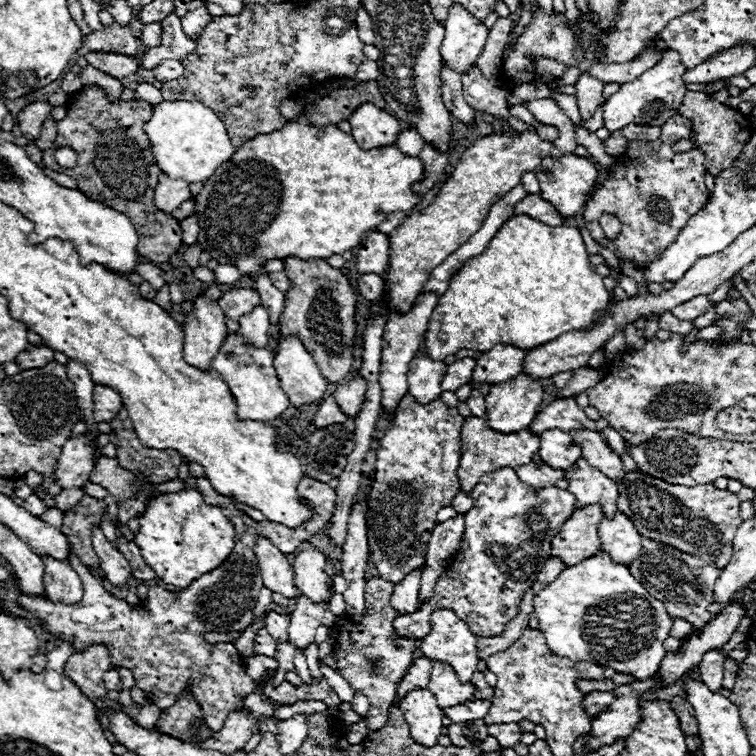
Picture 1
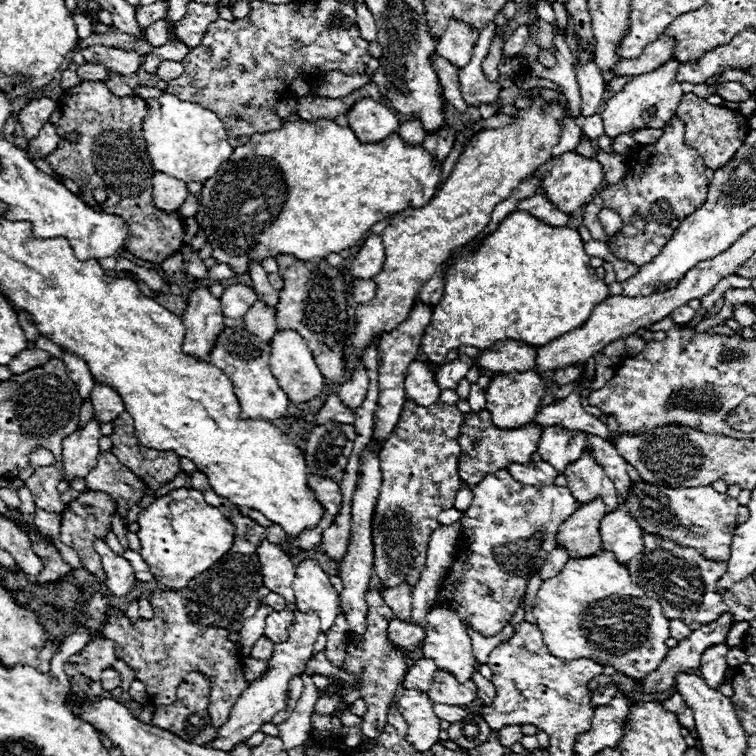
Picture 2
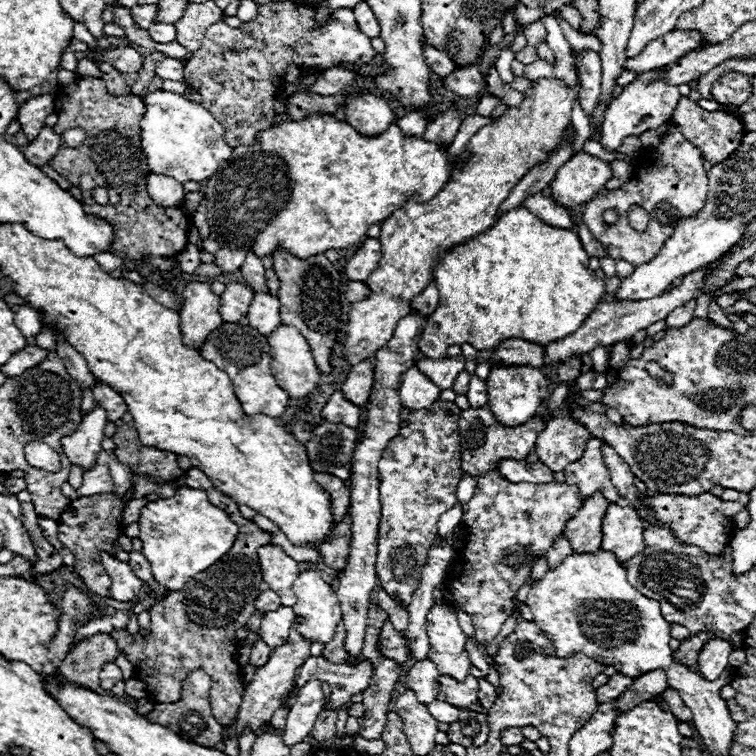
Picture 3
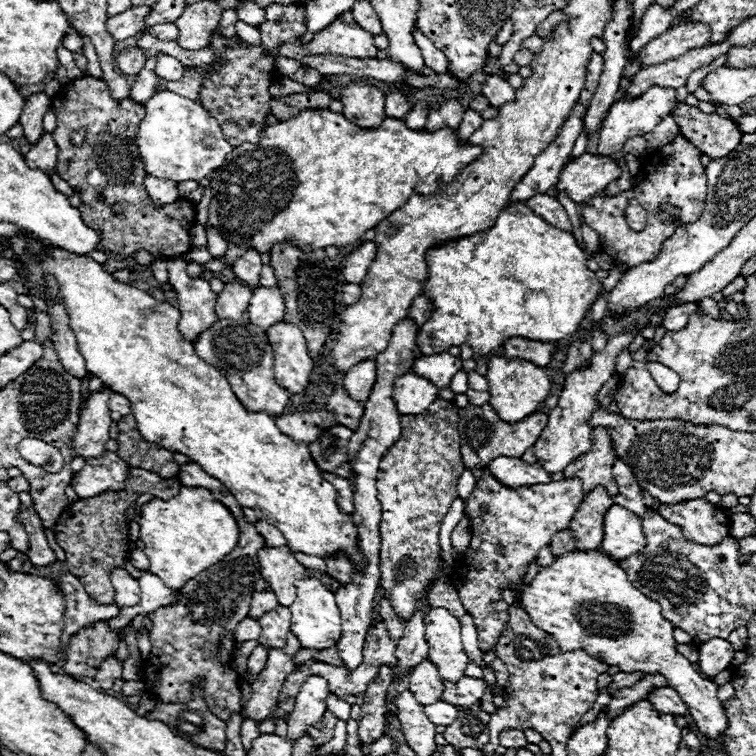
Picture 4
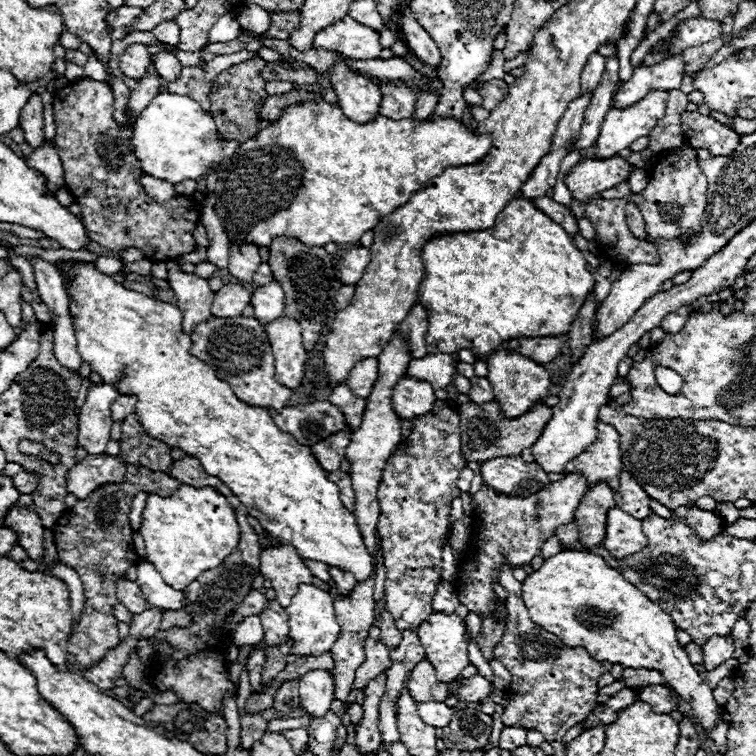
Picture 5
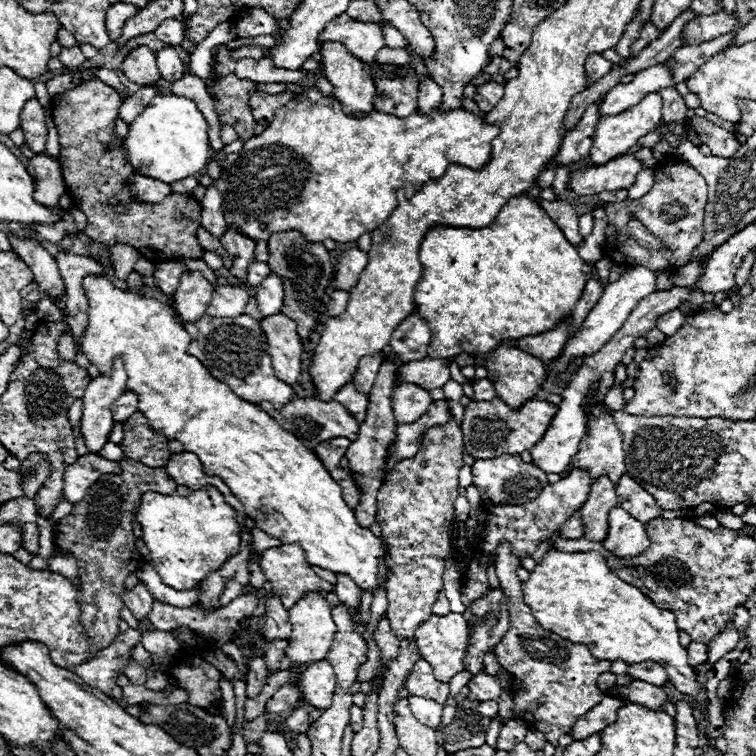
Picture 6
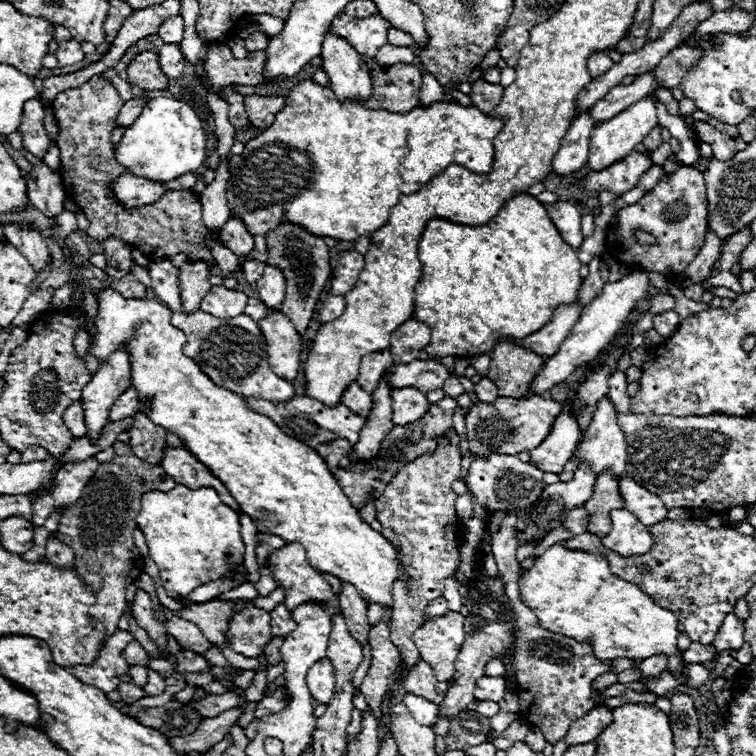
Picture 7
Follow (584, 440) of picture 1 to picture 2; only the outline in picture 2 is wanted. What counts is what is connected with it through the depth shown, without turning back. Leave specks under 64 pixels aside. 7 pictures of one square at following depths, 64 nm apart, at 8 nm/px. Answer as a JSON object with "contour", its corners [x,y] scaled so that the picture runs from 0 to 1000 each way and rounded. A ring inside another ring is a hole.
{"contour":[[[775,574],[775,585],[778,585],[778,593],[783,595],[788,611],[802,622],[804,632],[812,638],[812,643],[817,648],[820,667],[823,667],[828,653],[831,653],[831,646],[833,646],[833,630],[828,624],[828,608],[799,579],[791,579],[786,574]]]}

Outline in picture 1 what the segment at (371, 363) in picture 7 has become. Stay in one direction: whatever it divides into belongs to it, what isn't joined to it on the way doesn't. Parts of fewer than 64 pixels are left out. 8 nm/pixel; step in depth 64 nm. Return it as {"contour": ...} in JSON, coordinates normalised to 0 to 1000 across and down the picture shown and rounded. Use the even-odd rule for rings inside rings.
{"contour":[[[474,497],[466,505],[460,505],[455,511],[447,511],[447,516],[439,524],[447,532],[447,537],[452,540],[452,545],[460,553],[468,553],[479,540],[481,521],[484,521],[484,505],[479,503],[479,497]]]}

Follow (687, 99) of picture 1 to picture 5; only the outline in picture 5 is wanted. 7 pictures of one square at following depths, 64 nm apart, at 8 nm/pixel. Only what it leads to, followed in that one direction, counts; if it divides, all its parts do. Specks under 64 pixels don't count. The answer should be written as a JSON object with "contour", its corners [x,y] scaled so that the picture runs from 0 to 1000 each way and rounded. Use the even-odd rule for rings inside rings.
{"contour":[[[902,148],[899,167],[907,188],[915,196],[937,196],[942,206],[963,206],[979,188],[979,180],[968,169],[923,148]]]}

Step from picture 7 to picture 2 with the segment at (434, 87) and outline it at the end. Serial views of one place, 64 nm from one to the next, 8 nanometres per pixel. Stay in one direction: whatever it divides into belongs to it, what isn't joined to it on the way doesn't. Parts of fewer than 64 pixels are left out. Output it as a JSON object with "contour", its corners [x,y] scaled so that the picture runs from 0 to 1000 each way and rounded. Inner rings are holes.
{"contour":[[[540,159],[534,164],[529,164],[526,169],[526,180],[540,190],[540,193],[558,193],[561,185],[561,169],[553,159]]]}

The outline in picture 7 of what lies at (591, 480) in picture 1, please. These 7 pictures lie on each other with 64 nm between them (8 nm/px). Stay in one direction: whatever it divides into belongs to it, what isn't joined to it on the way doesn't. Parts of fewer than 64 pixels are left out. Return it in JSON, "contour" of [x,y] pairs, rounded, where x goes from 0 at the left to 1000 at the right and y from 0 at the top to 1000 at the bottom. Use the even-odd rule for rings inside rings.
{"contour":[[[799,524],[783,550],[780,563],[772,571],[770,585],[762,593],[767,614],[780,614],[780,619],[794,627],[799,622],[812,624],[815,632],[825,627],[828,619],[828,577],[815,558],[815,542]]]}

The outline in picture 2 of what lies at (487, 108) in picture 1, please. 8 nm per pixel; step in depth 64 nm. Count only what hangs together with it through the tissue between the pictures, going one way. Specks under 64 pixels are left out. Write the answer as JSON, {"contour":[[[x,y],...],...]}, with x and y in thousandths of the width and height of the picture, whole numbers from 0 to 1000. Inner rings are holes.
{"contour":[[[653,26],[646,29],[646,34],[638,40],[635,56],[627,66],[627,77],[619,87],[606,93],[606,106],[608,106],[608,119],[611,119],[611,130],[624,138],[624,140],[638,140],[638,138],[653,138],[661,132],[661,122],[664,114],[661,108],[648,108],[643,106],[640,95],[638,95],[638,79],[646,71],[646,61],[651,53],[651,42],[653,42]]]}

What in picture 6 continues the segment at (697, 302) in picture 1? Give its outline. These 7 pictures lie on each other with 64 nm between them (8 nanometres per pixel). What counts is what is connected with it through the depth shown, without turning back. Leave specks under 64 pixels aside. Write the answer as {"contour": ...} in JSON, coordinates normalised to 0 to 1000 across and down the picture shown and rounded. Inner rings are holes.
{"contour":[[[897,407],[897,410],[889,410],[886,415],[878,415],[878,418],[873,418],[870,421],[870,437],[873,439],[878,439],[881,444],[889,444],[889,442],[894,442],[899,434],[902,434],[902,426],[907,423],[907,418],[905,418],[905,413]]]}

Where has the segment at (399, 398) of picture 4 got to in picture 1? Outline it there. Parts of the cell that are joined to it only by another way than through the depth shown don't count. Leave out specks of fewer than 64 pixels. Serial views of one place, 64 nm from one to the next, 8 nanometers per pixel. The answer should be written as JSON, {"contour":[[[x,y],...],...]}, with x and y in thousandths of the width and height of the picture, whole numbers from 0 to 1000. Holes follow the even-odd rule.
{"contour":[[[550,471],[548,479],[542,479],[540,521],[545,521],[553,532],[569,534],[574,526],[585,521],[587,495],[590,495],[587,479],[569,476],[566,471]]]}

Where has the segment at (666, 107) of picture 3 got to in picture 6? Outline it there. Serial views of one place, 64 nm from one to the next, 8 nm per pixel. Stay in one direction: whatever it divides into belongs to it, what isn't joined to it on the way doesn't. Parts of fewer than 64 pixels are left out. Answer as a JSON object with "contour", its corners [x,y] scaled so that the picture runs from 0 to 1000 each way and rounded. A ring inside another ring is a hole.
{"contour":[[[870,122],[857,124],[849,135],[831,143],[828,148],[820,148],[812,153],[796,153],[791,161],[791,169],[788,169],[786,190],[780,196],[780,212],[786,217],[799,217],[815,206],[828,204],[831,196],[836,196],[844,188],[844,183],[854,180],[857,175],[862,175],[870,167],[873,156],[876,156],[876,127]]]}

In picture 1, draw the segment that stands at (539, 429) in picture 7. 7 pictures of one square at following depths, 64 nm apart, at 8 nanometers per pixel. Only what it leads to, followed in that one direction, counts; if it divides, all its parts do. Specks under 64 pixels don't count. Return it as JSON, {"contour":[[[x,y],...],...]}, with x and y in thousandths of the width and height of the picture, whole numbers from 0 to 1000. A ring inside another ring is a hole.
{"contour":[[[622,550],[614,556],[611,574],[608,574],[608,590],[611,590],[611,611],[606,619],[606,638],[611,643],[611,651],[622,653],[627,648],[627,643],[632,640],[635,630],[640,630],[646,624],[656,624],[669,616],[685,619],[685,616],[701,614],[704,601],[712,595],[714,585],[712,585],[712,577],[706,577],[698,569],[690,569],[685,574],[659,574],[646,563],[643,550],[640,553]]]}

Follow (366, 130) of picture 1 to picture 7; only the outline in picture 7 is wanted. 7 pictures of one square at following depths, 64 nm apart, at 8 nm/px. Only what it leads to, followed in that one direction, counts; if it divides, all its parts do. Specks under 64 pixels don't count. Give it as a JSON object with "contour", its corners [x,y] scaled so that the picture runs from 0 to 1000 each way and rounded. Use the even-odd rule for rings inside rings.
{"contour":[[[437,42],[429,45],[423,77],[426,93],[437,106],[437,116],[452,135],[463,132],[476,138],[489,130],[489,90],[479,82],[479,74],[455,50],[447,50]]]}

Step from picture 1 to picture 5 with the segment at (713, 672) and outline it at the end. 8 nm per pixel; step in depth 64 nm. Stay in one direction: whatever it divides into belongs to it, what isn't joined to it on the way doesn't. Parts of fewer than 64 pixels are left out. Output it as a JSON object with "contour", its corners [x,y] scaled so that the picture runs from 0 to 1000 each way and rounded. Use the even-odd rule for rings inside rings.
{"contour":[[[966,841],[939,844],[939,849],[929,854],[929,881],[934,884],[934,889],[950,884],[968,868],[971,868],[971,849]]]}

